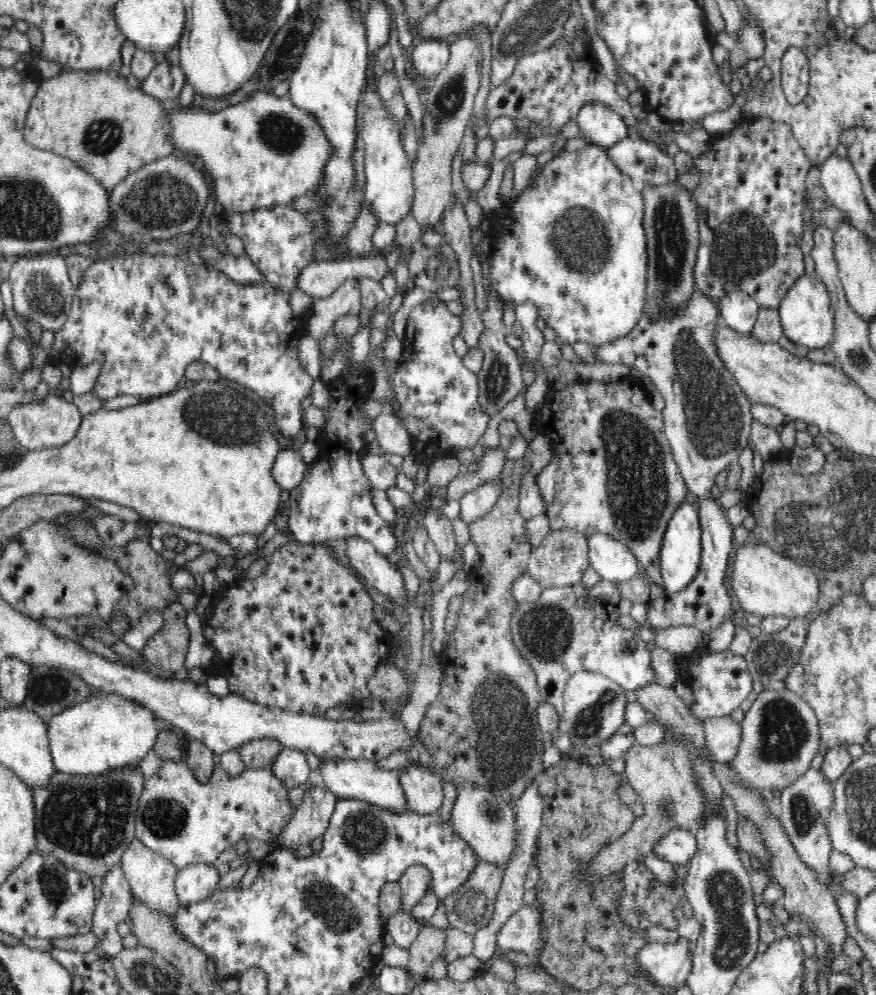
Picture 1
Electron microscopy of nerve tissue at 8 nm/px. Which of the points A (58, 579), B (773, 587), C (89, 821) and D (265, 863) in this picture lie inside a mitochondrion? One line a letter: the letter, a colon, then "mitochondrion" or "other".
A: mitochondrion
B: other
C: mitochondrion
D: other

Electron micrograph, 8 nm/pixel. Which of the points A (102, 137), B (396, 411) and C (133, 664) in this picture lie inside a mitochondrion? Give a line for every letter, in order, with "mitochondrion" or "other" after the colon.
A: mitochondrion
B: other
C: other

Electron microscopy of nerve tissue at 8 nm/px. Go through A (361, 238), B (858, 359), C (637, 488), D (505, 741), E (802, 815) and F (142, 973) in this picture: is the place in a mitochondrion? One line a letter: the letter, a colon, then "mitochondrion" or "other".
A: other
B: mitochondrion
C: mitochondrion
D: mitochondrion
E: mitochondrion
F: mitochondrion

